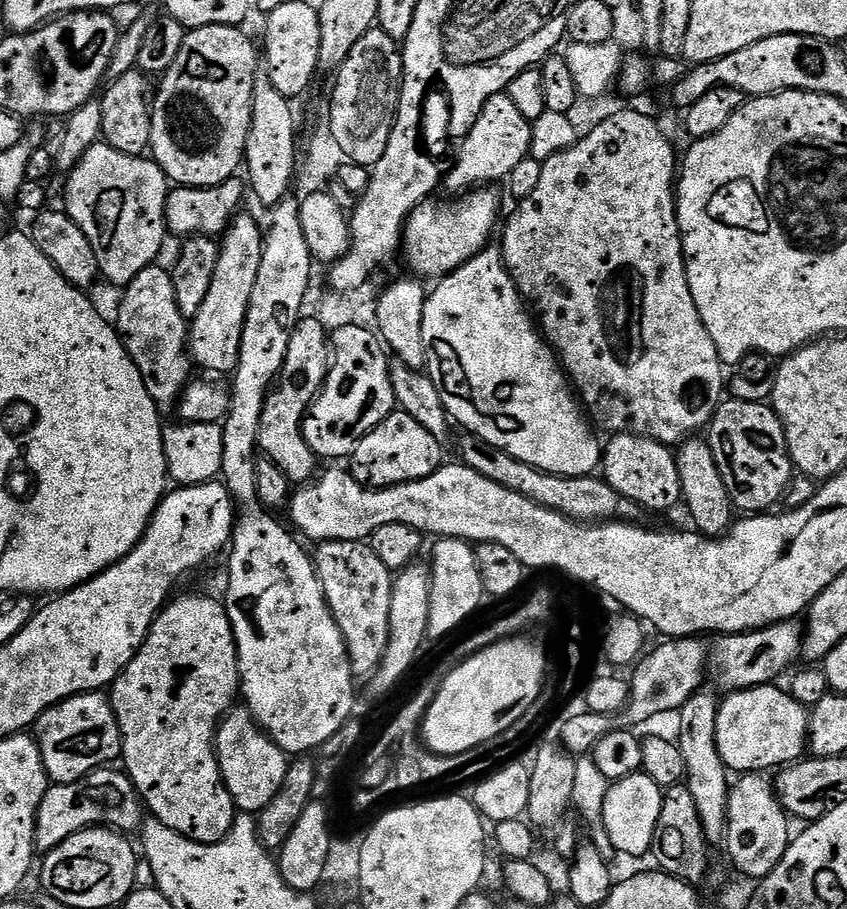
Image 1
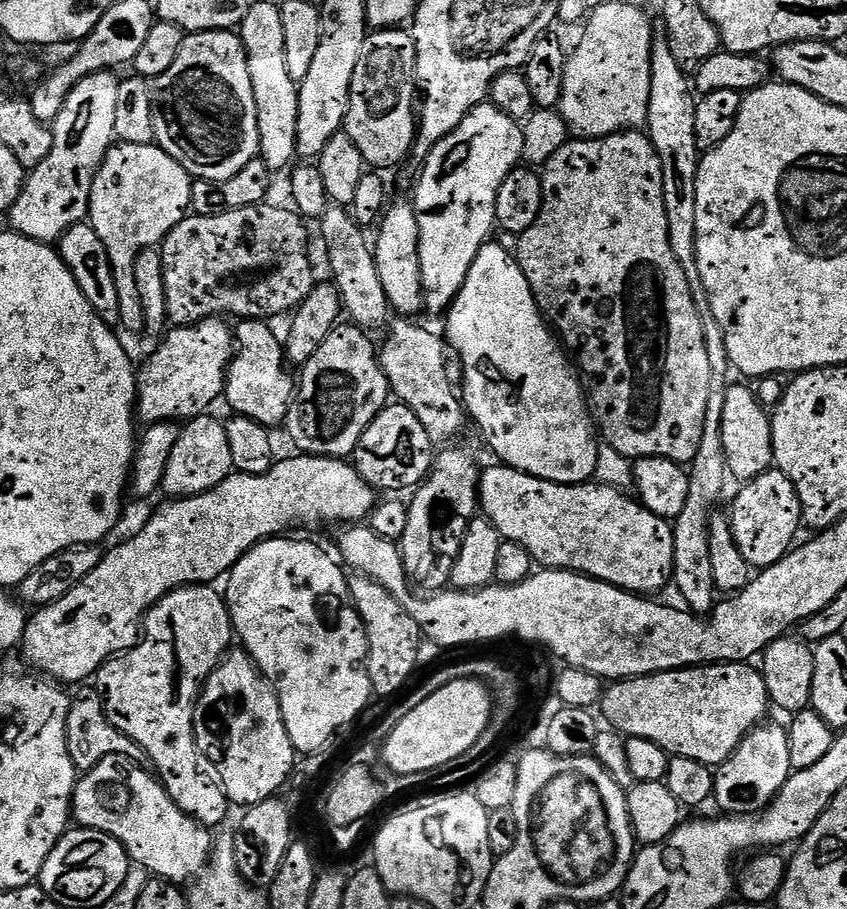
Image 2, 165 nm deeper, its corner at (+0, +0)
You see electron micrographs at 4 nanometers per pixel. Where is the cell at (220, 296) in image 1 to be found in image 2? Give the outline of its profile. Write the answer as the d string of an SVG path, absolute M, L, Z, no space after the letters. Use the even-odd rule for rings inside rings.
M217 318L190 328L173 327L173 332L169 331L159 341L156 353L144 365L139 365L136 411L145 425L194 420L205 415L208 407L223 397L228 366L234 355L234 332L224 324L227 323Z

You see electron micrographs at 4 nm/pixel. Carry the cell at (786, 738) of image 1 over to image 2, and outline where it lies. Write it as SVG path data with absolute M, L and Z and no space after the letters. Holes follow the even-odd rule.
M751 663L742 664L706 664L698 668L680 668L676 672L659 672L653 676L635 676L632 680L618 680L611 685L612 688L603 693L602 709L604 708L604 716L609 720L611 727L615 731L623 734L625 737L637 736L638 738L646 738L650 742L654 742L658 746L662 746L662 750L667 752L669 757L681 756L682 758L694 758L698 762L709 766L719 766L732 757L734 750L738 750L738 746L742 743L750 733L761 724L765 723L764 716L770 709L770 701L767 692L766 682L764 681L764 673L759 667L753 666Z

